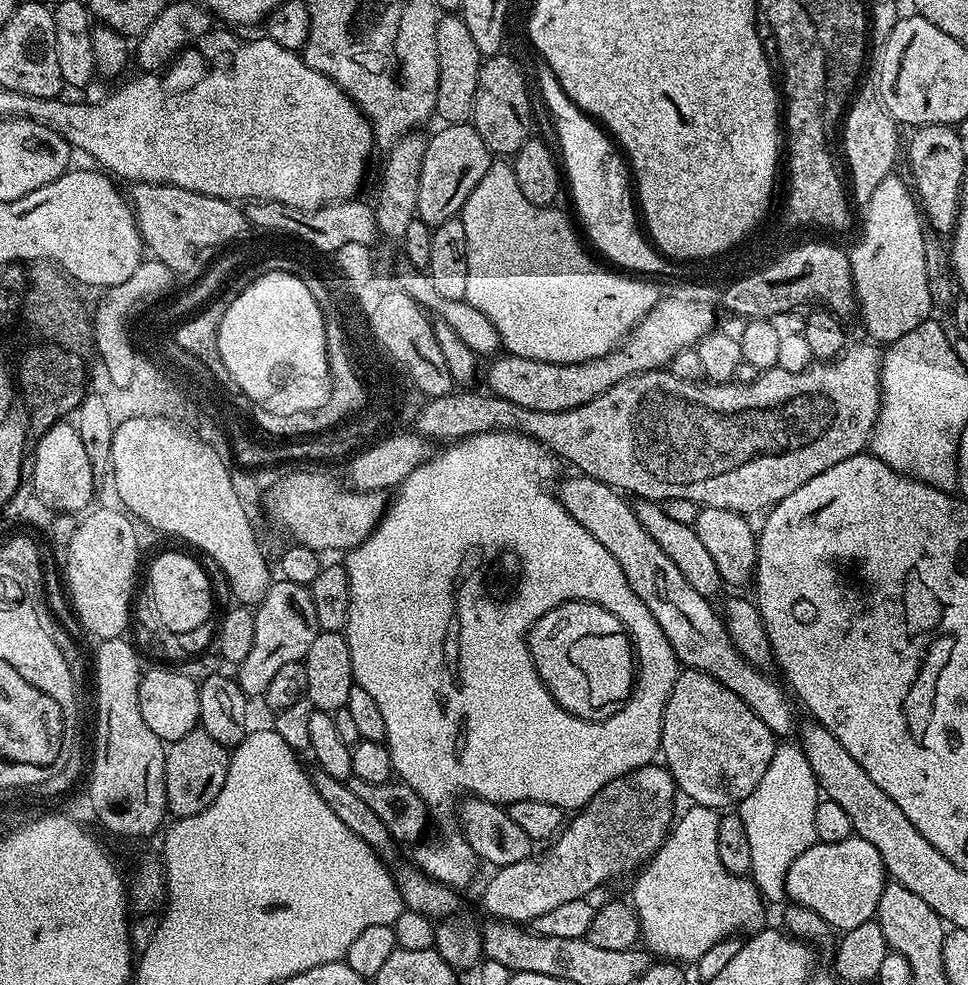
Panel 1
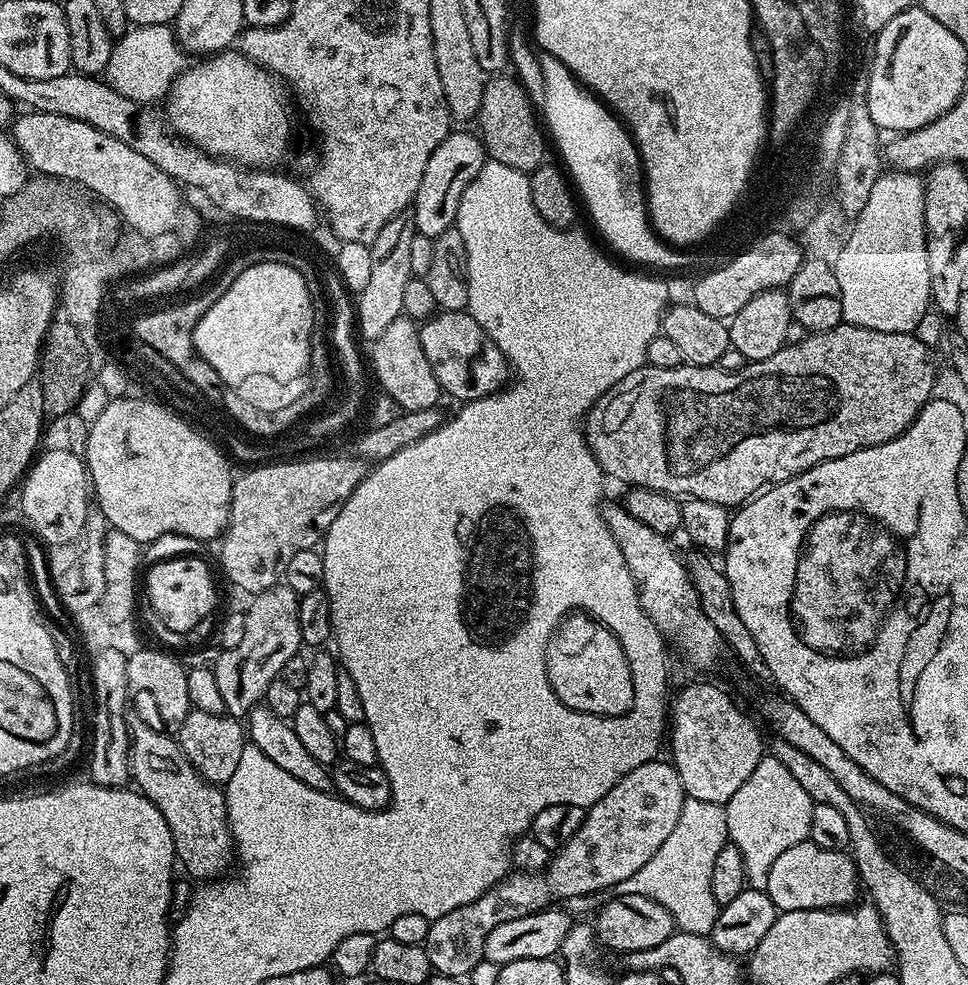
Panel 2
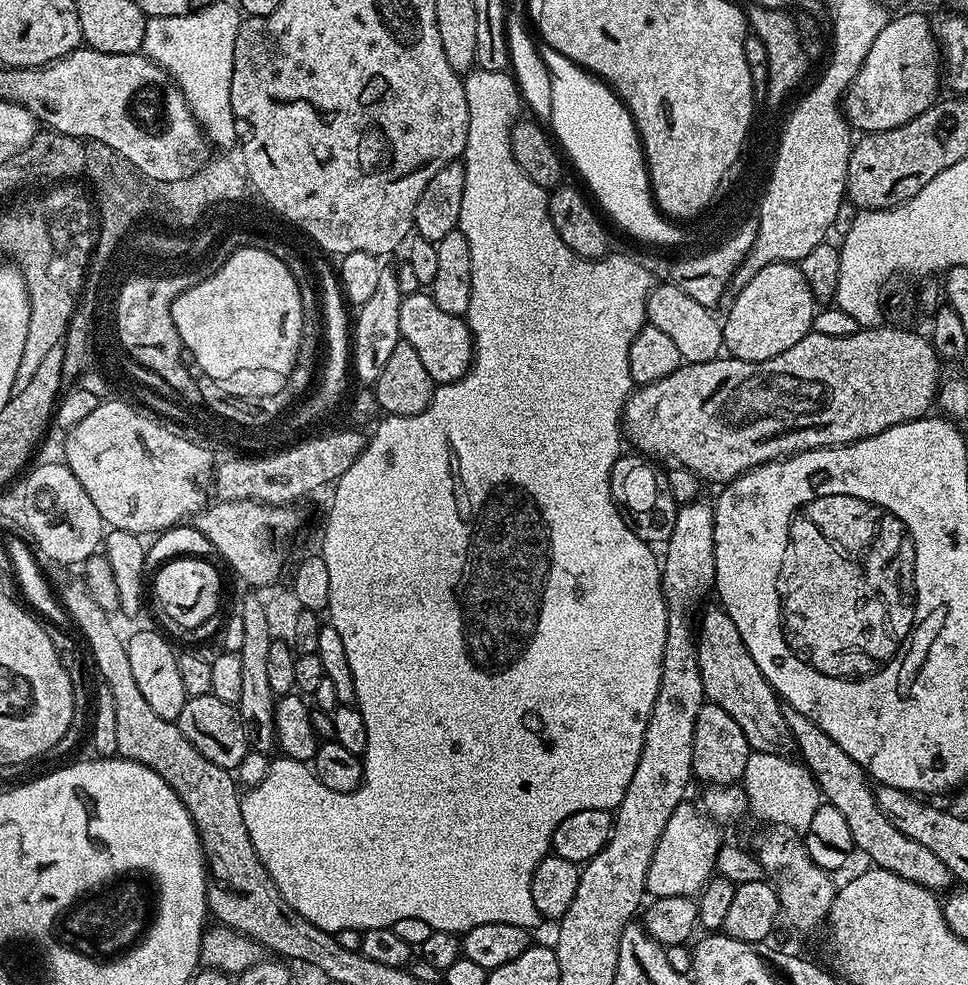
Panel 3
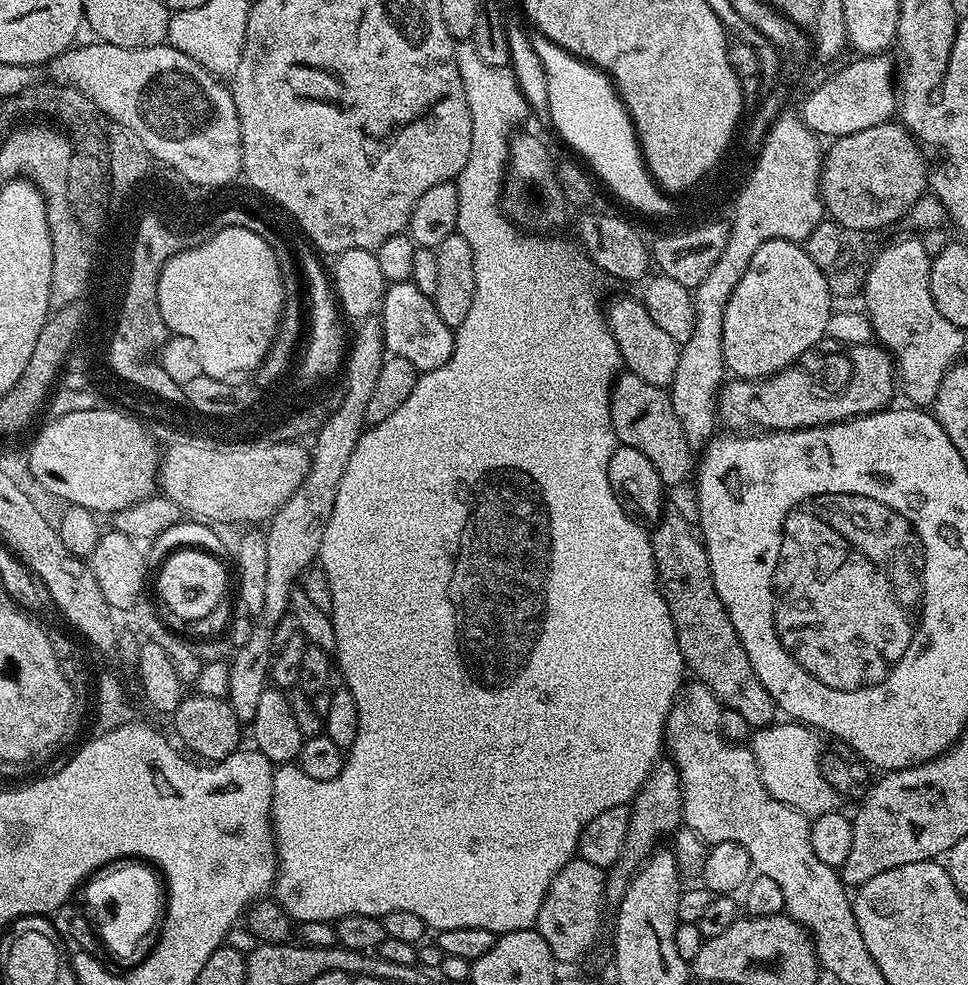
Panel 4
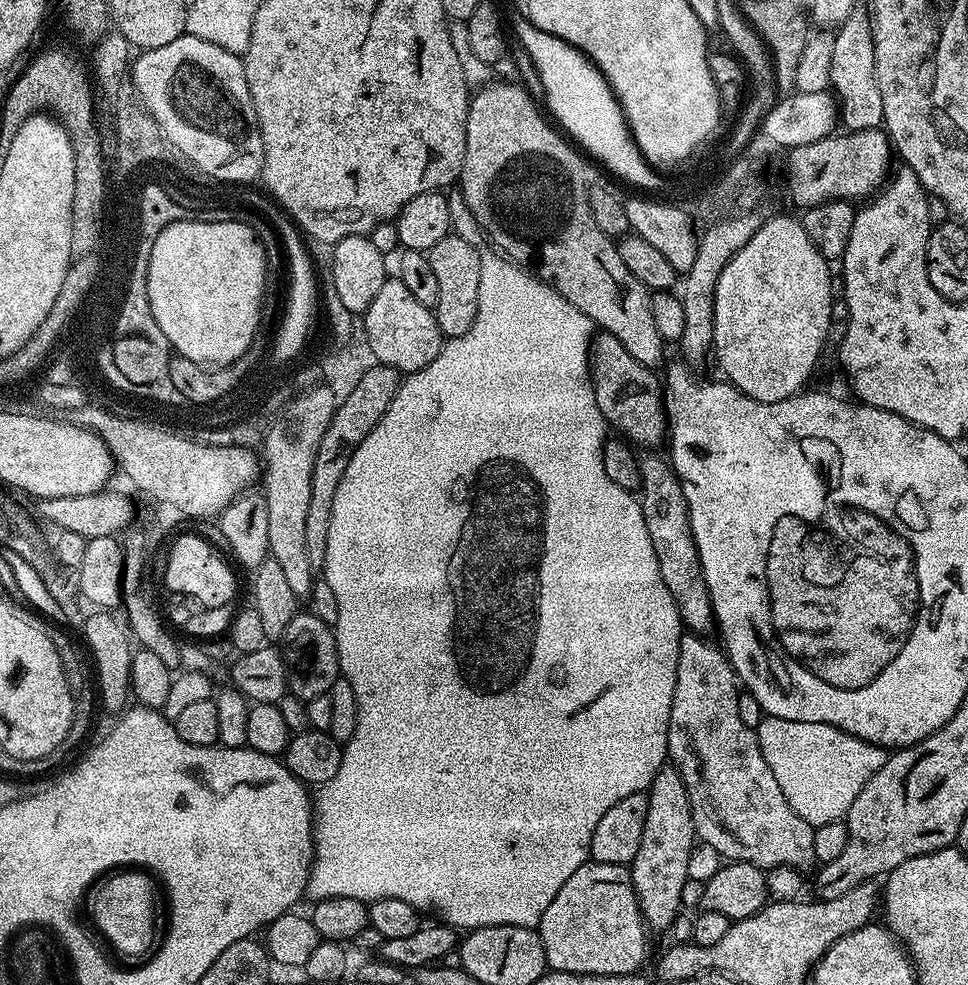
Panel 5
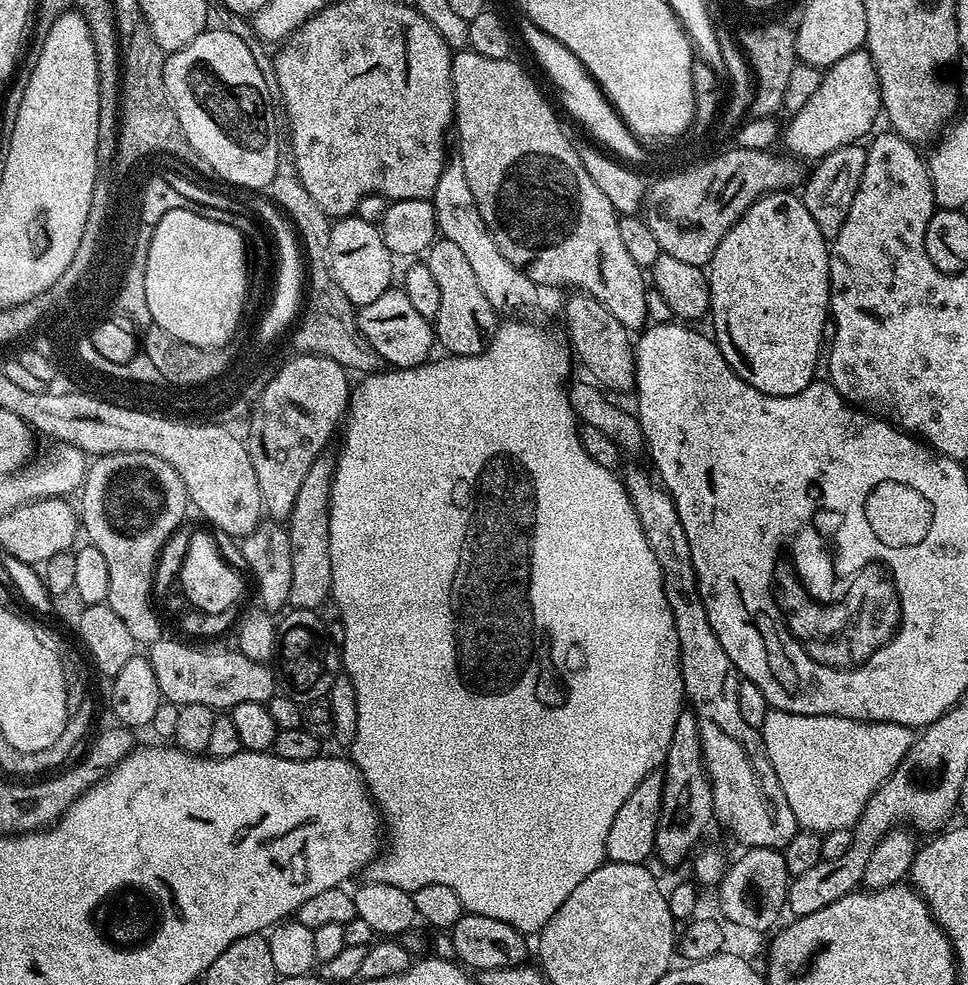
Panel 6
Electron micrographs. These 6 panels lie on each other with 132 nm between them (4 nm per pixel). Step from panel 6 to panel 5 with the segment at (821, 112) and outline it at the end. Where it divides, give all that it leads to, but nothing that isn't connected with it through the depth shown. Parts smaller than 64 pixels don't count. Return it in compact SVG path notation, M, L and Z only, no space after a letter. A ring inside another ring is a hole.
M853 10L846 22L835 29L834 55L830 62L830 88L838 101L838 120L849 132L880 128L884 123L882 94L874 74L874 34L872 17L867 11Z

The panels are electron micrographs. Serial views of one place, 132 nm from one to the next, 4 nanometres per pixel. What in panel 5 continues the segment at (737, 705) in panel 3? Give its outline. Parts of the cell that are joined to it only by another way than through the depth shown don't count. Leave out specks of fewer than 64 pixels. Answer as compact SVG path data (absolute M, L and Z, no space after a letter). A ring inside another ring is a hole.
M648 450L639 457L640 487L638 489L638 506L646 518L646 530L662 570L662 578L674 598L676 608L680 611L680 622L685 629L696 634L708 634L716 628L716 615L712 612L710 590L702 574L694 534L690 526L690 514L686 494L678 482L672 465L659 451Z

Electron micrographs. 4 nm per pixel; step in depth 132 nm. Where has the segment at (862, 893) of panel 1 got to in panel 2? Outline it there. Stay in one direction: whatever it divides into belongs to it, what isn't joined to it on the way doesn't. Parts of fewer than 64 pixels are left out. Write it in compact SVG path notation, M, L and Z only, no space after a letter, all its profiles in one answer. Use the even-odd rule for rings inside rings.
M812 841L790 846L770 866L764 891L777 911L842 908L851 905L860 890L859 872L849 853L823 850Z

